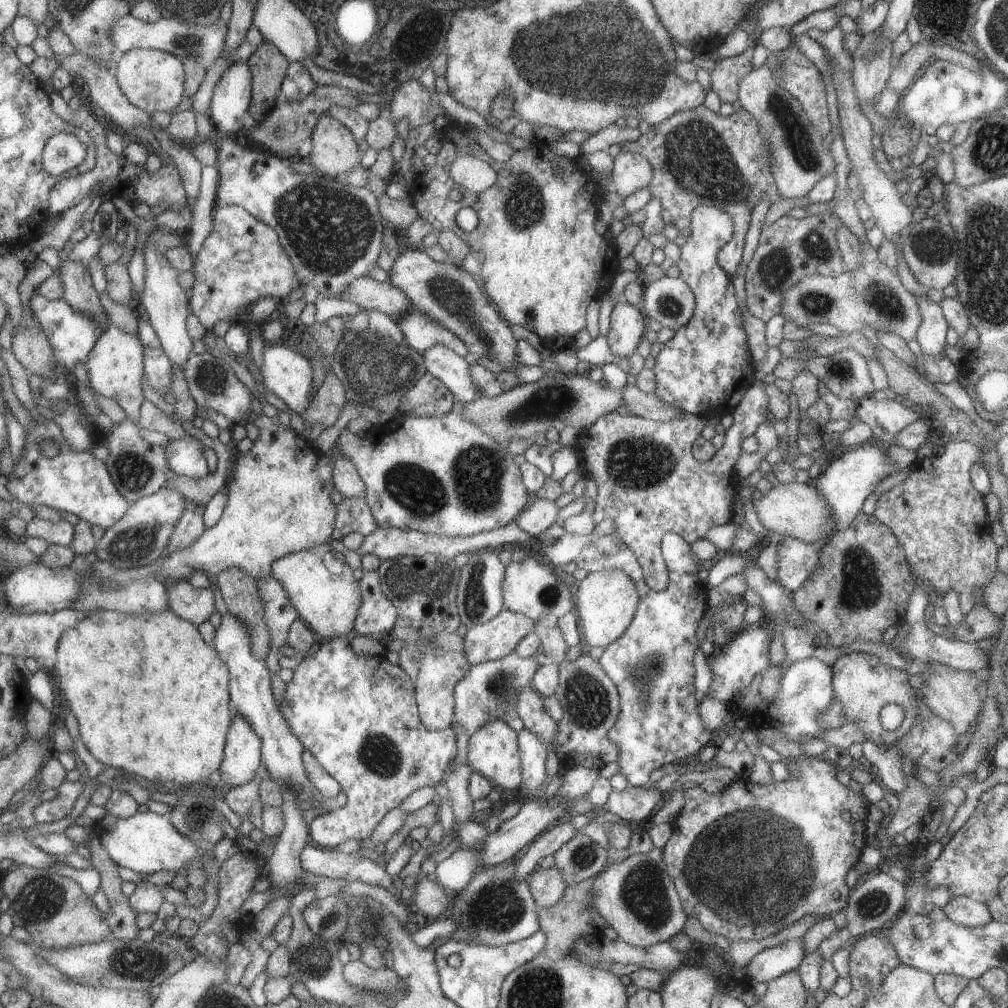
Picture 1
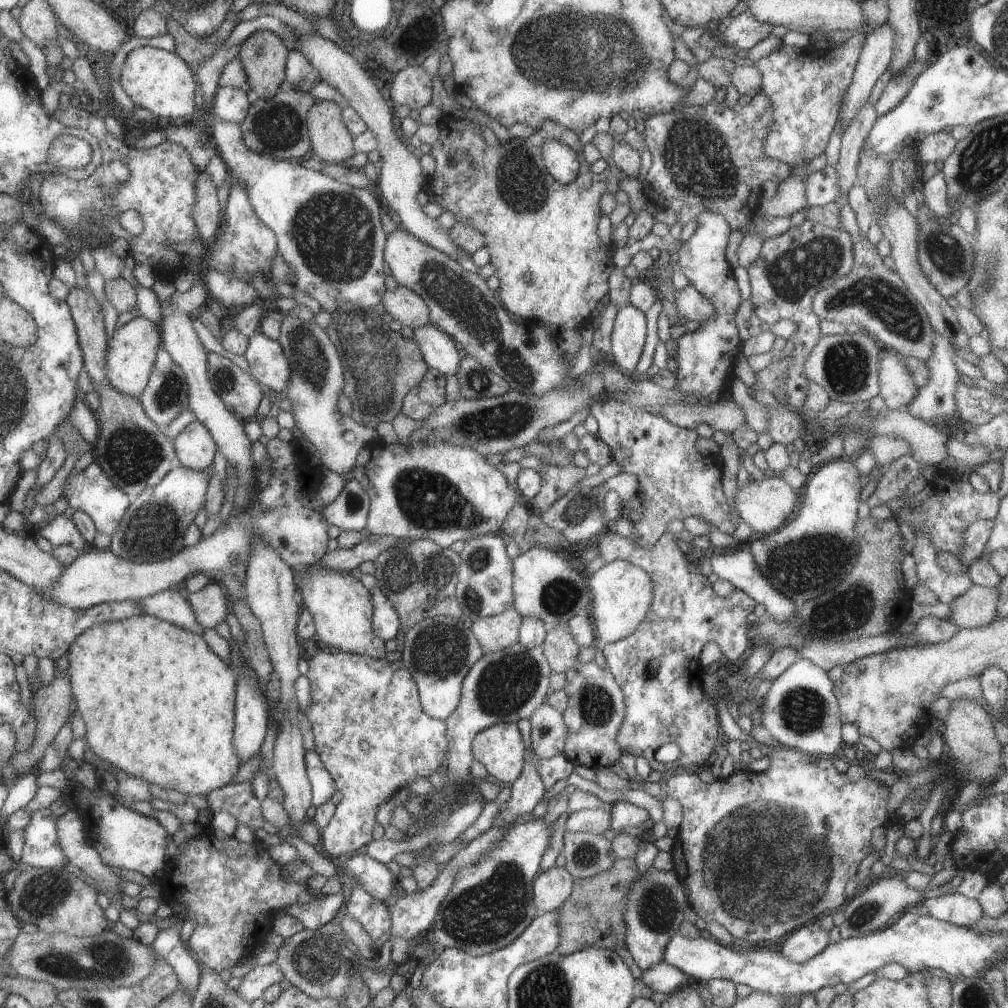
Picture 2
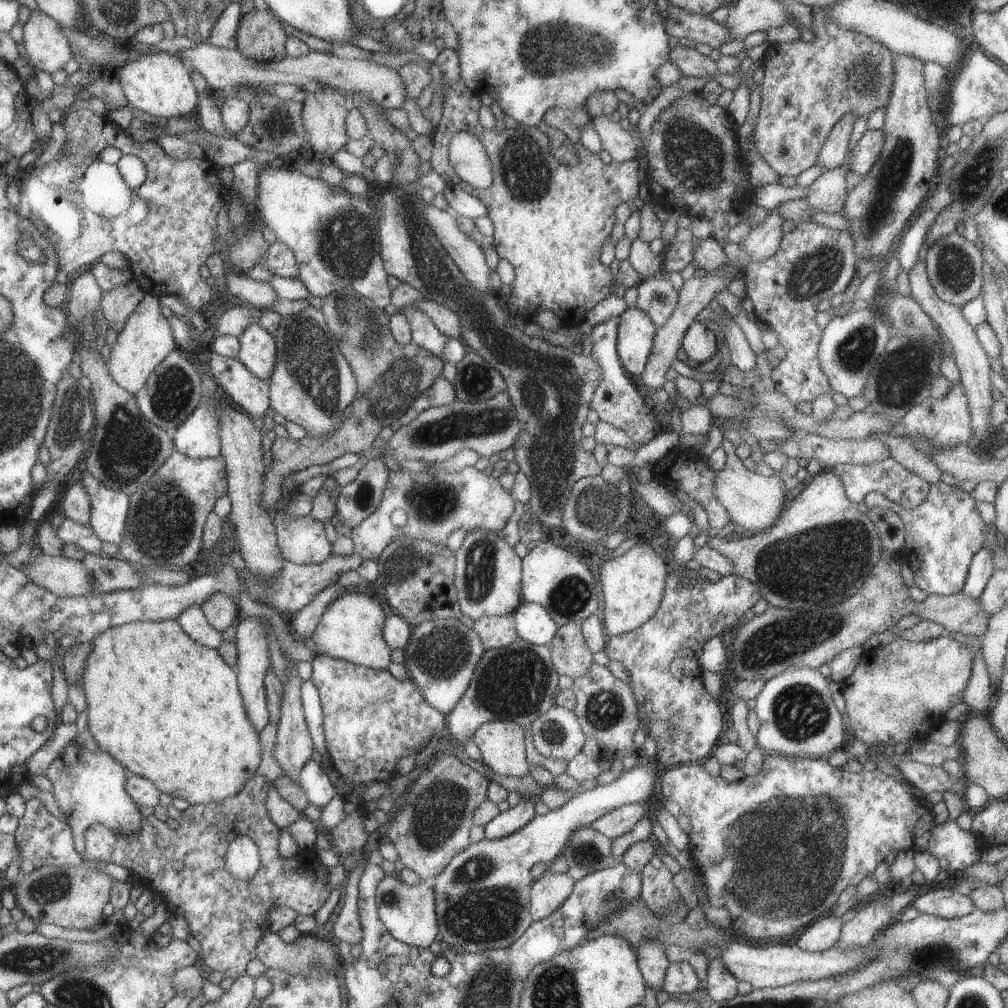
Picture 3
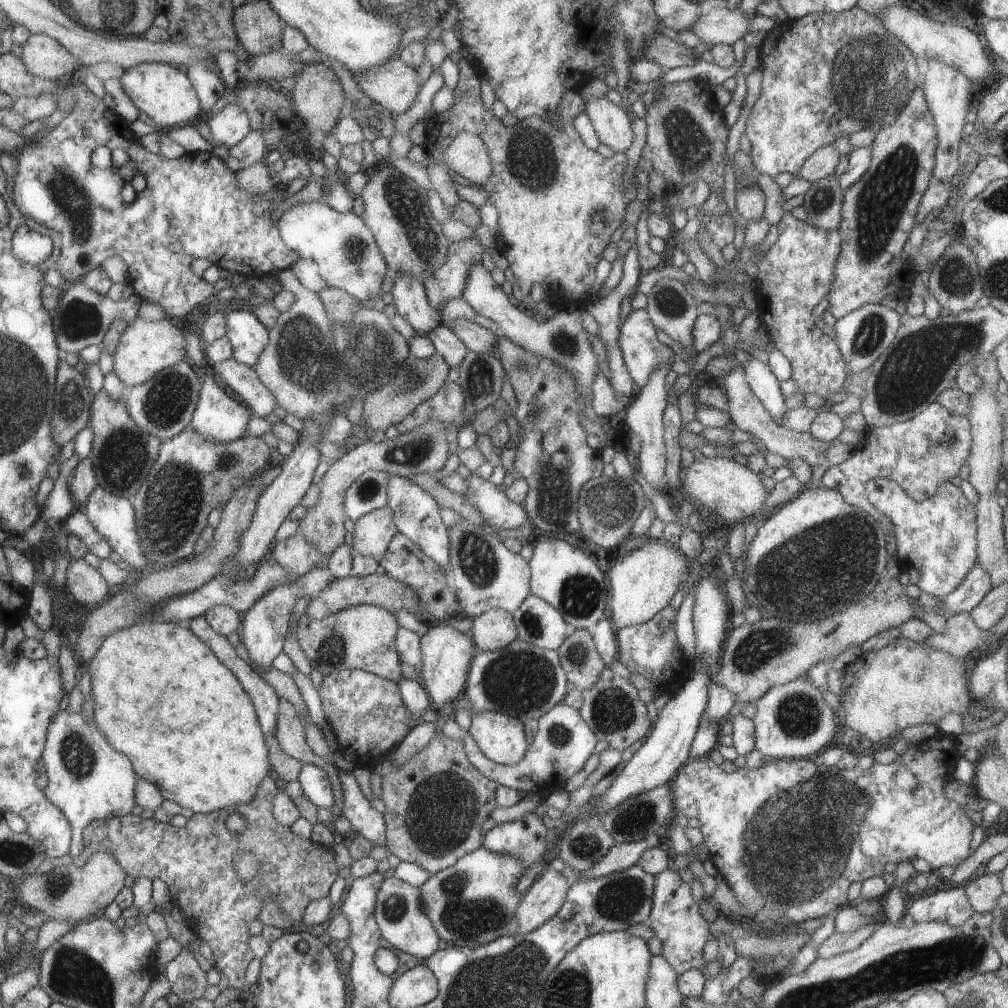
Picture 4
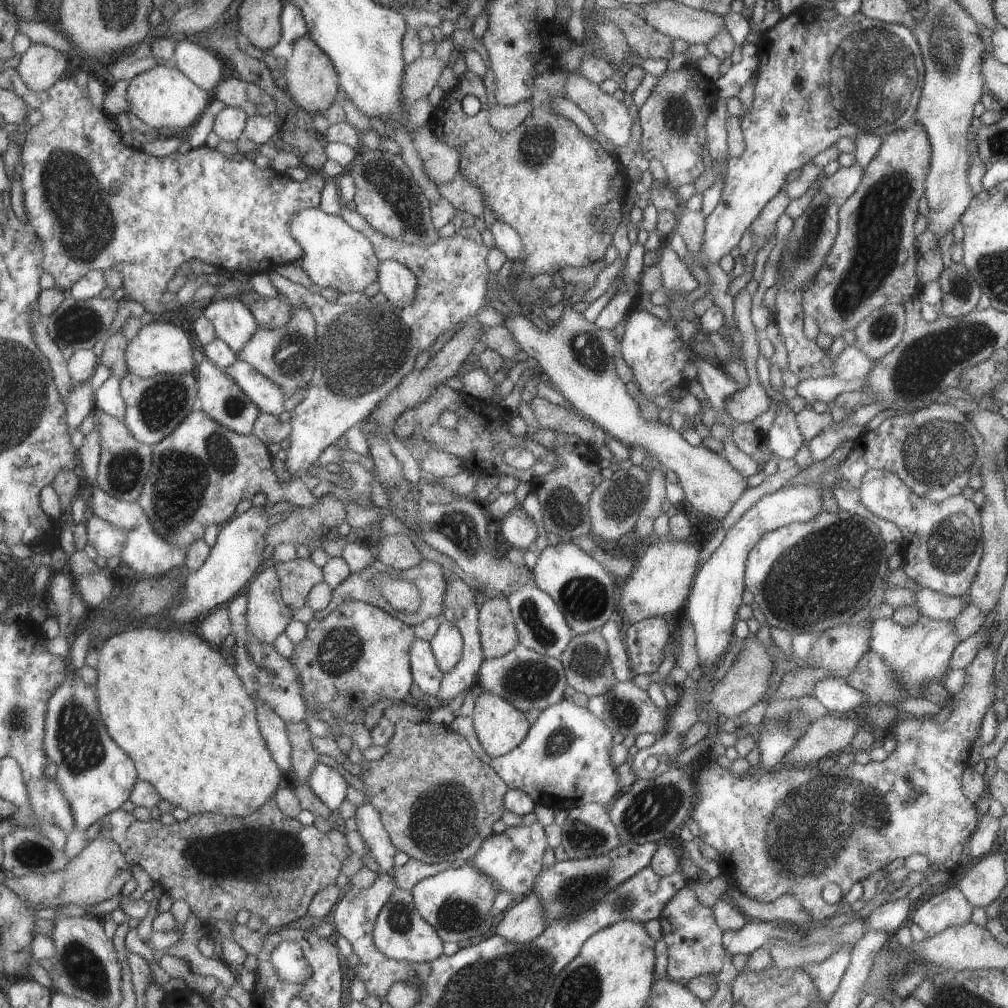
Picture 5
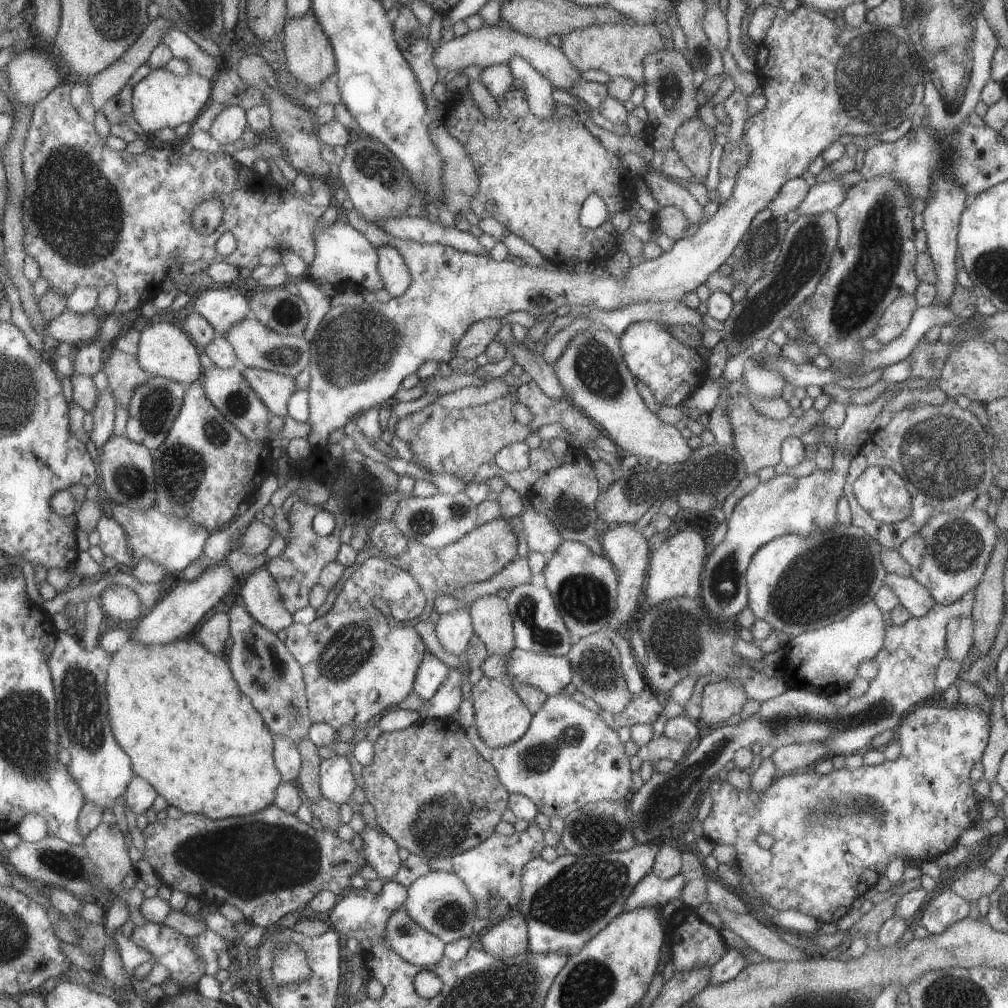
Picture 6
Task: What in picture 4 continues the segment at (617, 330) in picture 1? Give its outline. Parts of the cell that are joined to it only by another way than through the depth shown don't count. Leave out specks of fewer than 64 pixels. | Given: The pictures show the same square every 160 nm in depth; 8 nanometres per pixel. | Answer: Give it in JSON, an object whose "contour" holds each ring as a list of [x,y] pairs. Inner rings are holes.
{"contour":[[[633,310],[618,329],[620,354],[636,389],[643,387],[649,374],[659,366],[670,366],[678,357],[657,340],[655,326],[646,310]]]}

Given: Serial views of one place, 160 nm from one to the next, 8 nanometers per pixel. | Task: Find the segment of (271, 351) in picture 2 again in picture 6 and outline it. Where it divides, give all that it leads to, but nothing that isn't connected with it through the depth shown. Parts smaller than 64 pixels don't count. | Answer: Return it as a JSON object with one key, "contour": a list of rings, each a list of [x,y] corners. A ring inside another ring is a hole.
{"contour":[[[233,284],[201,288],[189,308],[203,316],[216,335],[221,335],[227,326],[253,317],[248,301],[236,289]]]}

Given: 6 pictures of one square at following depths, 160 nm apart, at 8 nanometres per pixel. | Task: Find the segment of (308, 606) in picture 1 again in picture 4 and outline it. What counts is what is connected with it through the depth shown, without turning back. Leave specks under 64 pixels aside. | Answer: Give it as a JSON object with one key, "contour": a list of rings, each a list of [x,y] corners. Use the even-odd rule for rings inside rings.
{"contour":[[[354,605],[328,615],[322,620],[309,618],[305,612],[296,624],[297,642],[321,676],[337,674],[340,669],[359,669],[397,684],[401,678],[400,661],[394,649],[399,625],[395,616],[379,606]]]}

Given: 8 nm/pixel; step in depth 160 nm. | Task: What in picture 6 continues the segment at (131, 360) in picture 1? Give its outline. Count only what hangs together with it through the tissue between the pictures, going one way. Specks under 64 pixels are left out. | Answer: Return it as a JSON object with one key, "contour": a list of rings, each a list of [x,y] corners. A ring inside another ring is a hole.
{"contour":[[[155,322],[151,326],[142,325],[135,358],[137,358],[137,364],[149,375],[189,386],[198,381],[202,374],[203,368],[199,356],[200,349],[177,326],[169,322]]]}

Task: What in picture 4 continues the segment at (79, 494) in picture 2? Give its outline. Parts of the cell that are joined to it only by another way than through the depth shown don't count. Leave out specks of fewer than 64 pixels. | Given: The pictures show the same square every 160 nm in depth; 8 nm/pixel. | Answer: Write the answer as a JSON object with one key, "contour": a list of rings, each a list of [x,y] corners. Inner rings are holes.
{"contour":[[[97,486],[86,505],[86,514],[95,524],[95,528],[101,532],[103,538],[107,538],[107,542],[111,544],[111,551],[115,551],[121,557],[122,565],[138,571],[152,568],[152,563],[143,556],[143,550],[139,546],[139,538],[135,532],[135,514],[131,502],[122,497],[115,497],[111,492]]]}

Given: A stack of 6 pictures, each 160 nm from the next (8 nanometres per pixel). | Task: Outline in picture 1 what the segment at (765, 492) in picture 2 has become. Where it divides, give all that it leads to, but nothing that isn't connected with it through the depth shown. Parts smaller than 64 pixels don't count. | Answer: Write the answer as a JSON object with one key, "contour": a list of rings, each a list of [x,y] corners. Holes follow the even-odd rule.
{"contour":[[[779,483],[761,495],[757,506],[753,507],[758,520],[768,532],[790,536],[807,544],[827,539],[836,528],[828,504],[816,486],[808,483]]]}

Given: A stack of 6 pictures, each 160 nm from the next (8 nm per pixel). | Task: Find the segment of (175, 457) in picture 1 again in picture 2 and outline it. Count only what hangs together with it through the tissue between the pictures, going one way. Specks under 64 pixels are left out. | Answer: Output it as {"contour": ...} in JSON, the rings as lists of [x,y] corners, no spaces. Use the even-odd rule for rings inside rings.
{"contour":[[[197,420],[185,426],[172,442],[178,464],[192,471],[211,467],[213,459],[218,457],[213,437]]]}

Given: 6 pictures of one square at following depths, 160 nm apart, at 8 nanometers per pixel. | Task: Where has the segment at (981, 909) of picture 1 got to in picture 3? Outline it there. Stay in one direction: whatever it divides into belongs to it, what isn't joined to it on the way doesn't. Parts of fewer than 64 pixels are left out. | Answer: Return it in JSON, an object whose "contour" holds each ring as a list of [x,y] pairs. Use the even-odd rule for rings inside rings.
{"contour":[[[937,886],[935,890],[931,890],[931,892],[927,892],[927,894],[915,896],[915,898],[911,900],[910,906],[913,906],[920,914],[924,913],[941,919],[960,918],[970,914],[975,909],[973,902],[971,902],[968,896],[958,894],[952,888],[948,889],[945,888],[945,886],[941,889]]]}

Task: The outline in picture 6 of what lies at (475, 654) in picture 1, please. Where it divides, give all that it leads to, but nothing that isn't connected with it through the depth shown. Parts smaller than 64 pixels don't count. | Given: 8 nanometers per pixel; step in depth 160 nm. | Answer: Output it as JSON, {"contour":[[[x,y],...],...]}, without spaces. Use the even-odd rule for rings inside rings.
{"contour":[[[485,595],[473,600],[468,611],[473,633],[485,645],[487,654],[506,654],[514,647],[510,611],[506,600]]]}

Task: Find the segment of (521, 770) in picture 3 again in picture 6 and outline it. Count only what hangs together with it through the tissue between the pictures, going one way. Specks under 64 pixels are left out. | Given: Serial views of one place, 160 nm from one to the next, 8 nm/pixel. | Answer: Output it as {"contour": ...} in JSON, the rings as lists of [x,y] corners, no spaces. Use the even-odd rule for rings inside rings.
{"contour":[[[483,676],[476,684],[471,685],[471,697],[473,705],[473,726],[479,737],[489,748],[507,746],[523,736],[529,727],[532,715],[527,711],[525,704],[519,699],[511,687],[506,686],[493,677]]]}

